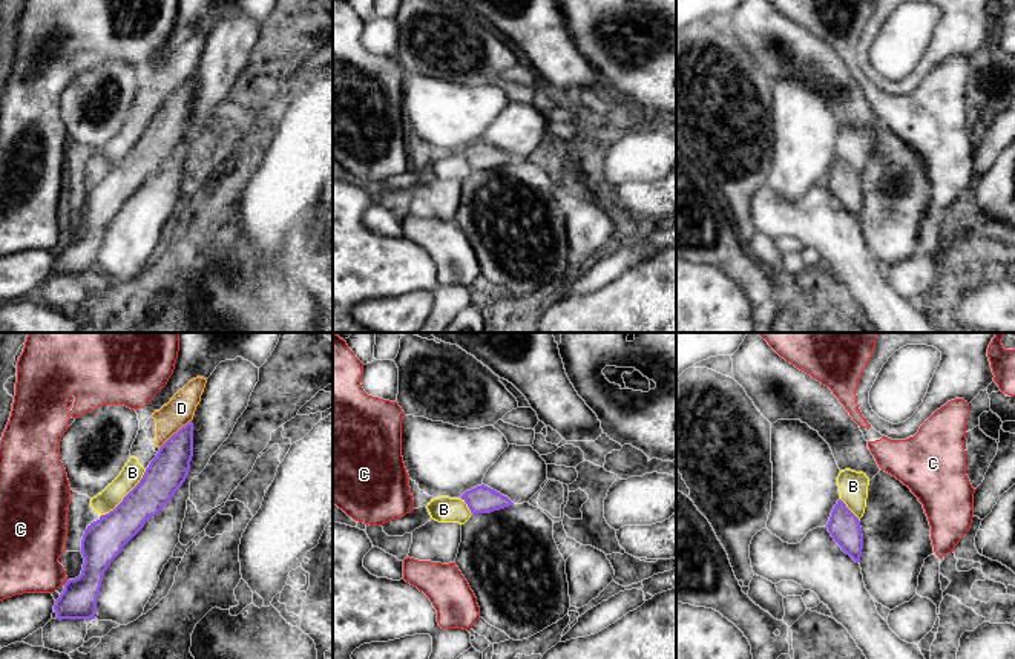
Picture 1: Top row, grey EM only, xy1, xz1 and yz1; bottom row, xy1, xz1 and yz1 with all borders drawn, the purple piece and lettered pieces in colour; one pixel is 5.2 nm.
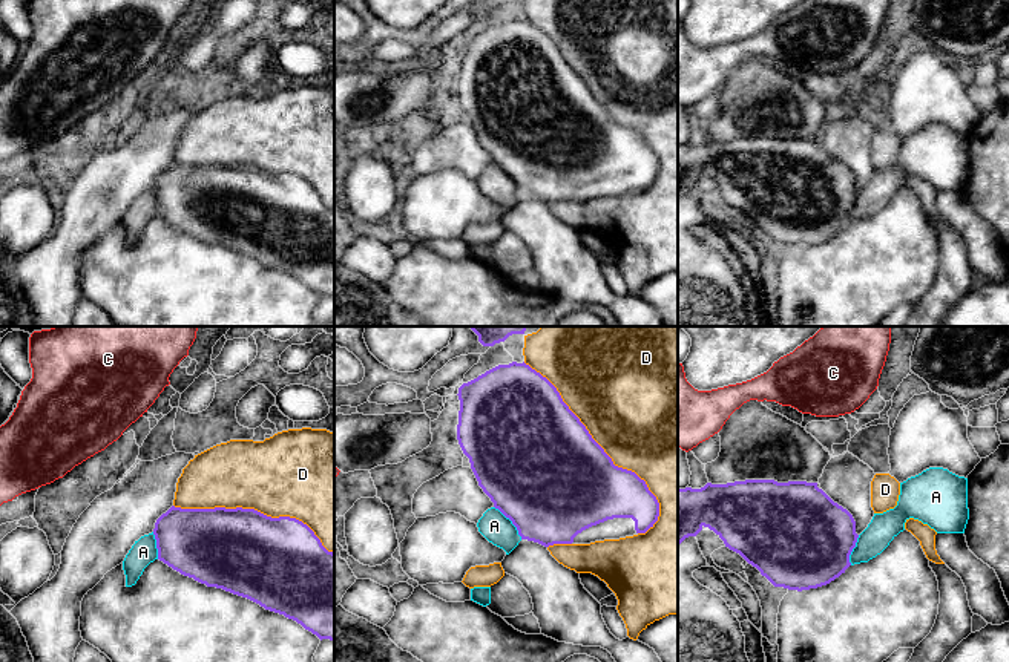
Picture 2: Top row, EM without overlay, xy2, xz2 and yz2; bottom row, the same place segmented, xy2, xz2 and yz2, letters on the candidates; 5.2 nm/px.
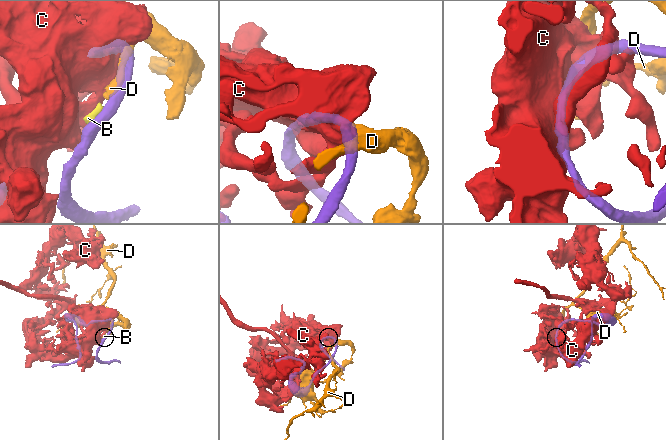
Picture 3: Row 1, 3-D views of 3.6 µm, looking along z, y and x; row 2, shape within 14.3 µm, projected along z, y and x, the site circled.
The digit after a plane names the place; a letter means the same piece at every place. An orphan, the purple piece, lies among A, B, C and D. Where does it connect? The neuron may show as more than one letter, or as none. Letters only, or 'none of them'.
A

